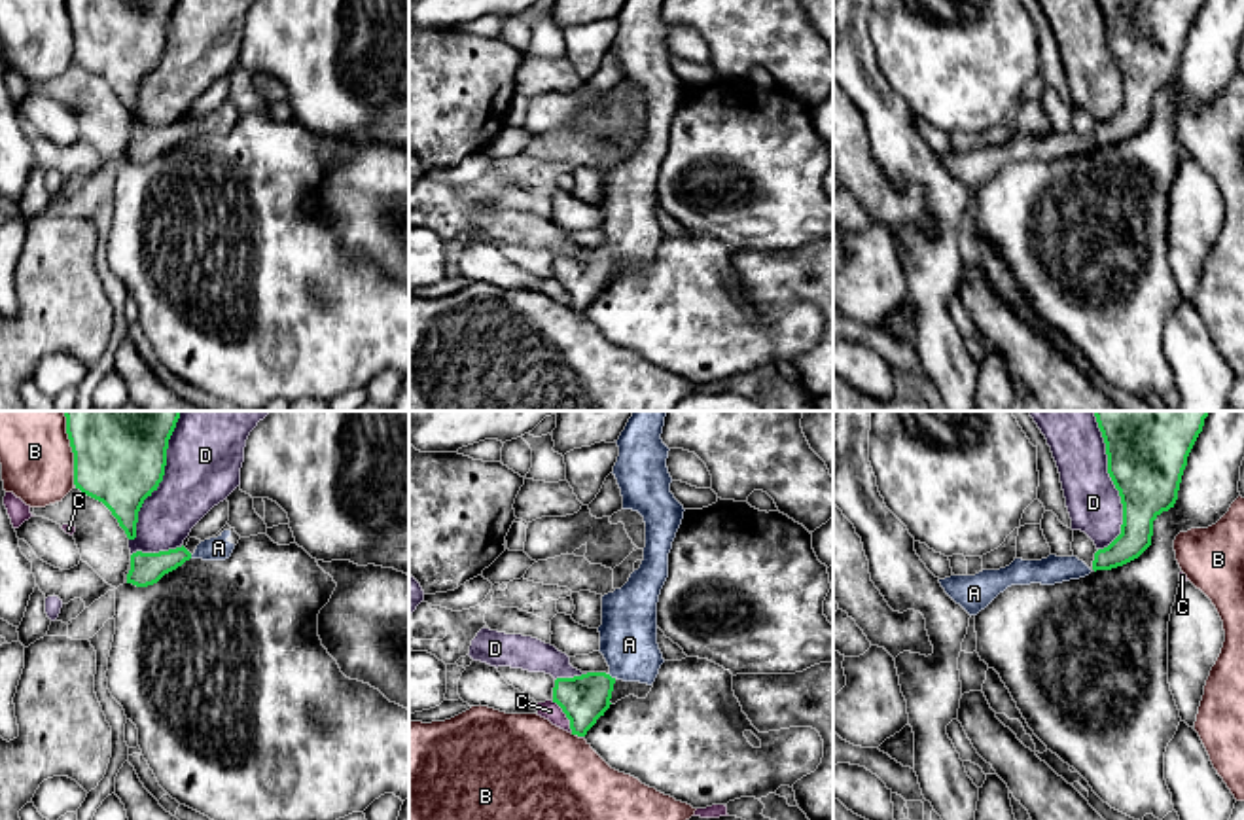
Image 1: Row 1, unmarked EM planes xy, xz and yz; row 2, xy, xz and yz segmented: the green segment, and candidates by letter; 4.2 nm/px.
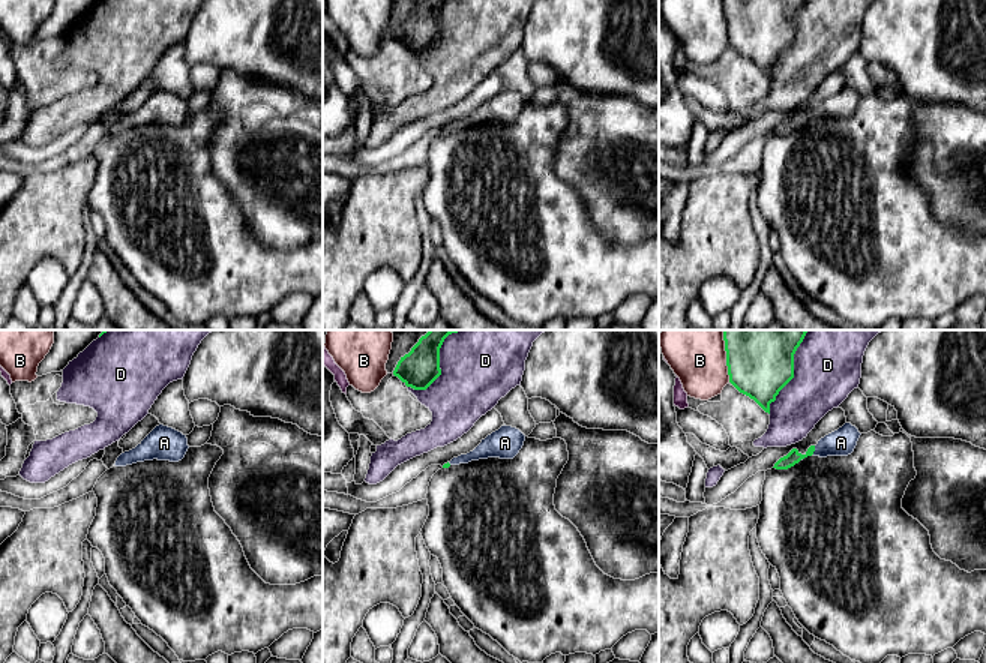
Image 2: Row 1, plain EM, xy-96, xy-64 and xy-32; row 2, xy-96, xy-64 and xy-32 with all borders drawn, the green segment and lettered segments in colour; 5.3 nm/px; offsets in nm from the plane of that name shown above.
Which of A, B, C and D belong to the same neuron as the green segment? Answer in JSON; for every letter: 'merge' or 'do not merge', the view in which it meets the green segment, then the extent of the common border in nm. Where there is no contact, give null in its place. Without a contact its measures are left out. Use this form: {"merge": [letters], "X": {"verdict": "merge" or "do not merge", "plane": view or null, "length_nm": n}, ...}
{"merge": ["A"], "A": {"verdict": "merge", "plane": "xz", "length_nm": 40}, "B": {"verdict": "do not merge", "plane": "xy", "length_nm": 320}, "C": {"verdict": "do not merge", "plane": "xz", "length_nm": 160}, "D": {"verdict": "do not merge", "plane": "yz", "length_nm": 600}}

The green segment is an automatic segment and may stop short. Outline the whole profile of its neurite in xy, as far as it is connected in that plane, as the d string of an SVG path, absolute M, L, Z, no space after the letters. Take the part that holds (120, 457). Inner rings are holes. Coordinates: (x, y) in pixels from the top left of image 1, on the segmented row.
M62 411L74 453L74 485L102 502L129 540L138 511L165 475L180 411Z

